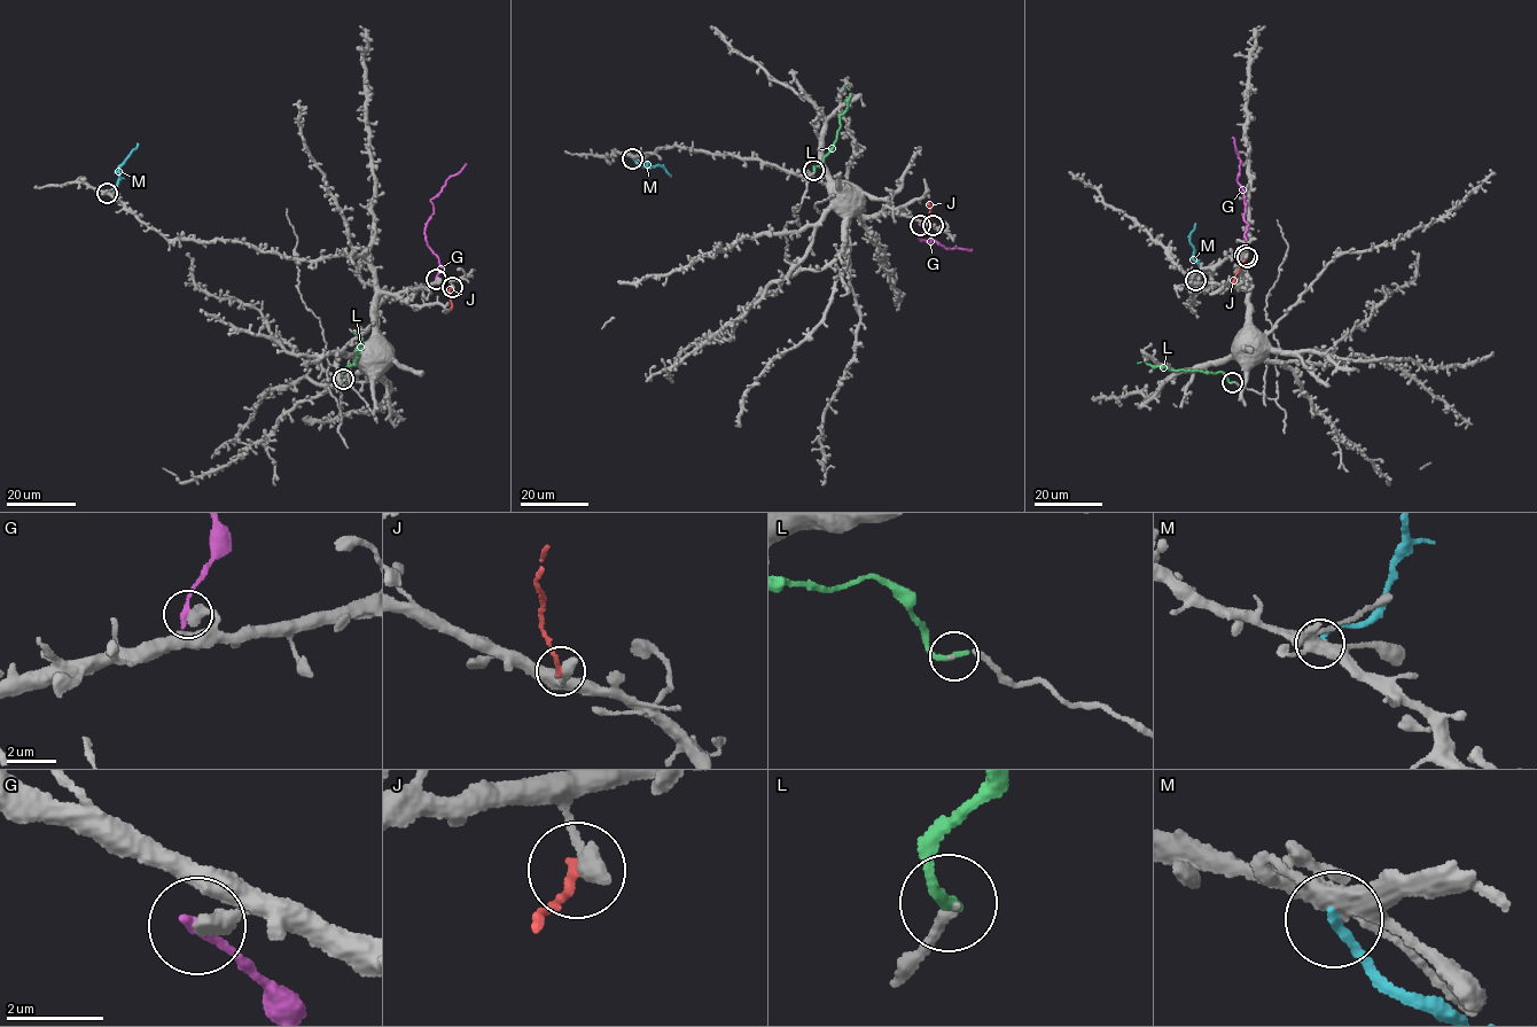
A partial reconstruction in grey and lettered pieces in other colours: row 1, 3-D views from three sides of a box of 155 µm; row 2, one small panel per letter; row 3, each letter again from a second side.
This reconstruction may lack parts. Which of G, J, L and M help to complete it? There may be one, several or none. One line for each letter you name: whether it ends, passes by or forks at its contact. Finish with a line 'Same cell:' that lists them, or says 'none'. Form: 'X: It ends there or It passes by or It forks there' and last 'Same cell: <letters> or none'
L: It ends there
Same cell: L

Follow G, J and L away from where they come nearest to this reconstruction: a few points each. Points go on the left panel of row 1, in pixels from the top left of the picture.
G: (436, 279), (438, 258), (426, 239), (426, 224), (432, 214), (430, 201), (466, 164)
J: (452, 287), (449, 310)
L: (342, 379), (348, 365), (356, 363), (356, 351), (361, 345), (361, 340), (355, 334)

